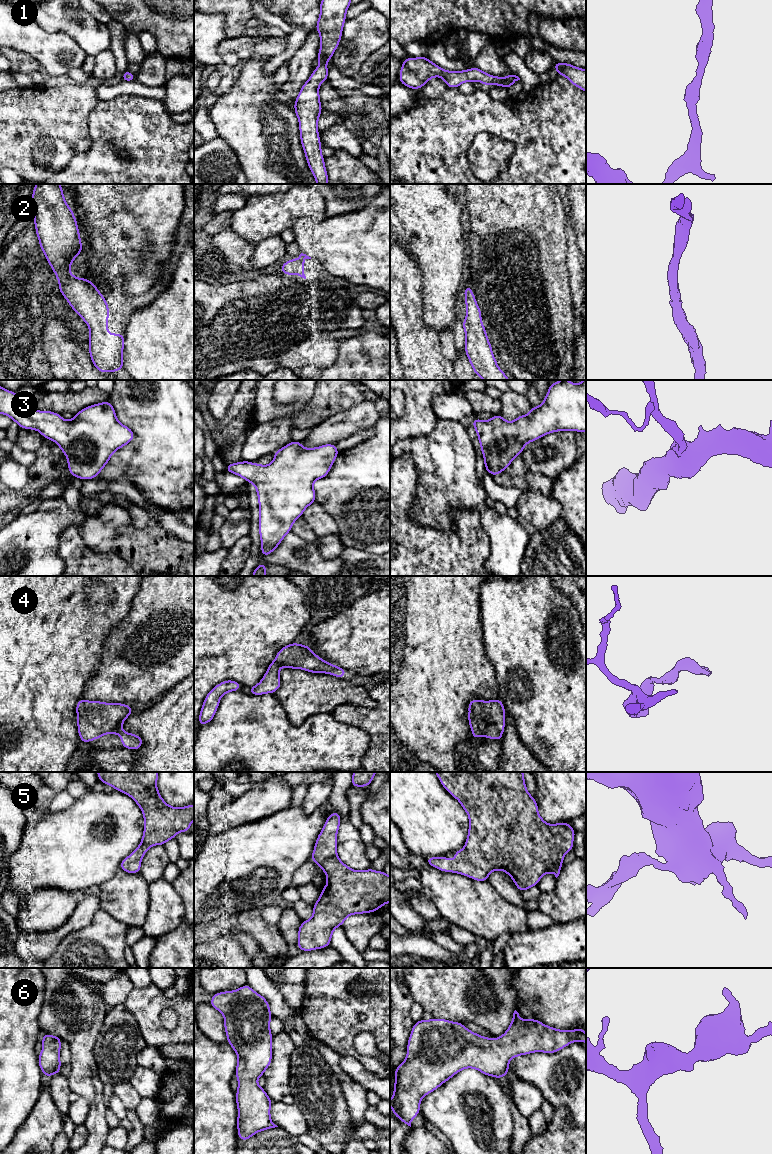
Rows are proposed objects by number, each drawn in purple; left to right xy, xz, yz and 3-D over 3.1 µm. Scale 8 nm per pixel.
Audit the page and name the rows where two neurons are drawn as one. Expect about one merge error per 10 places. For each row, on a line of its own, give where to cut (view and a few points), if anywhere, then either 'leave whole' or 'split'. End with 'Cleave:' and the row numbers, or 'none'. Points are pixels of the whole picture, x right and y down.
1: no cut | leave whole
2: no cut | leave whole
3: no cut | leave whole
4: no cut | leave whole
5: no cut | leave whole
6: no cut | leave whole
Cleave: none

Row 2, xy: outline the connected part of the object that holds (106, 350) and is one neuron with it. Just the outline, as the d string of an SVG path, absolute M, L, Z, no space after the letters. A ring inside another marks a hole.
M36 184L29 202L35 215L33 222L39 245L58 279L59 291L89 327L89 355L94 367L101 373L117 372L123 369L125 333L108 333L109 306L107 300L92 281L75 277L70 272L71 264L83 251L83 246L77 220L73 210L66 203L62 187L60 184Z

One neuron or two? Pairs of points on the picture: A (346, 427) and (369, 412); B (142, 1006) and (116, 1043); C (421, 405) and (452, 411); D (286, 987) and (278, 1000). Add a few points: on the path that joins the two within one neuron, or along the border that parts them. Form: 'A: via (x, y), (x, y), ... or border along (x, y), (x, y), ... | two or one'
A: via (352, 421), (363, 416) | one
B: border along (123, 1004), (134, 1017), (143, 1039) | two
C: border along (449, 391), (432, 397), (435, 417) | two
D: border along (268, 978), (278, 989), (284, 1001), (294, 1008) | two

